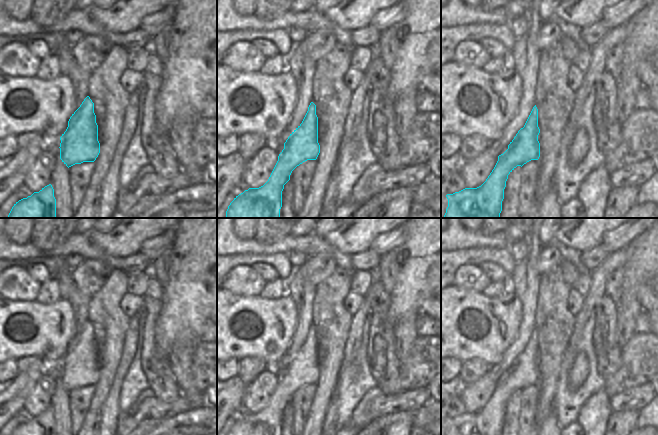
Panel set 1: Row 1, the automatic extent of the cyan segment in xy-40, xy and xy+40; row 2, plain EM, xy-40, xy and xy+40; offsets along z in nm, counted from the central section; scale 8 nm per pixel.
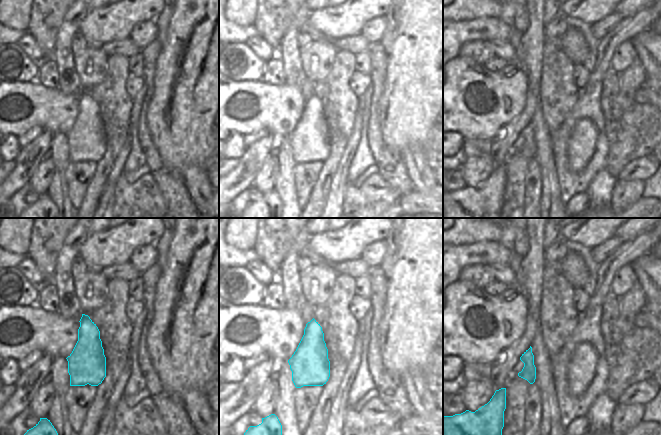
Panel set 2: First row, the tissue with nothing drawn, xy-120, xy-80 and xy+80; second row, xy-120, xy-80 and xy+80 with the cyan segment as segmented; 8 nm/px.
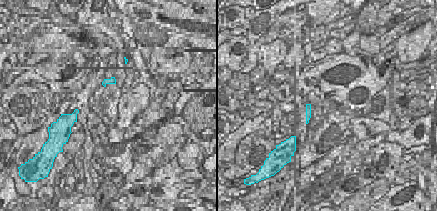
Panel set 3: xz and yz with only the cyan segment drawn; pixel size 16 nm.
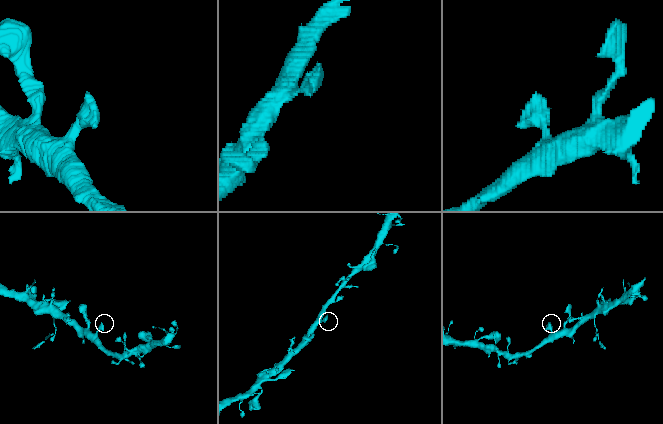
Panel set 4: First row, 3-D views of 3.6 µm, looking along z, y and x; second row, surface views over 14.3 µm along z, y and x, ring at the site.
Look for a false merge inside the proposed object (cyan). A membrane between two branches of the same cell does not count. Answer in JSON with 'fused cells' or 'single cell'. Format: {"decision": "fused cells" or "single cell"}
{"decision": "single cell"}

